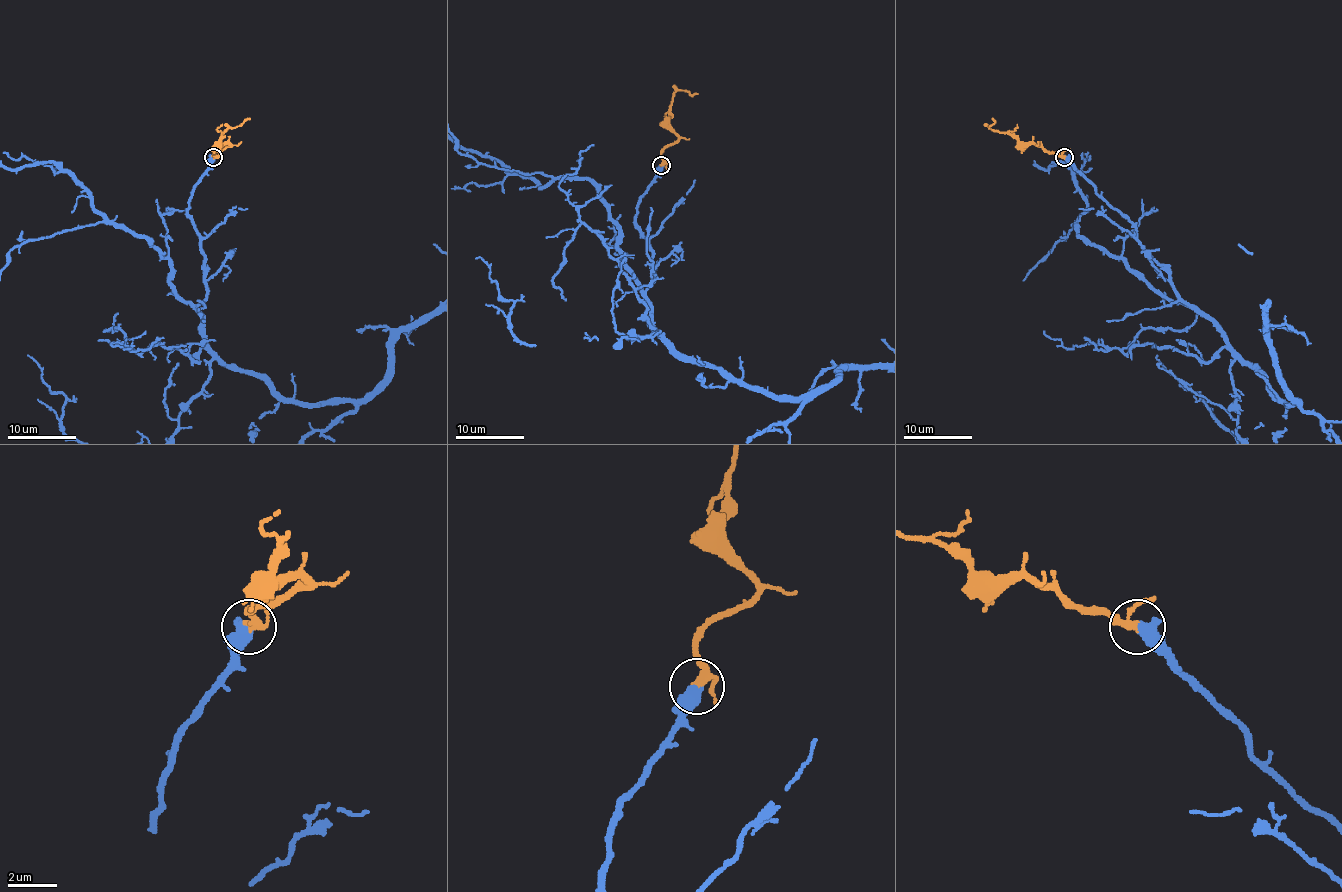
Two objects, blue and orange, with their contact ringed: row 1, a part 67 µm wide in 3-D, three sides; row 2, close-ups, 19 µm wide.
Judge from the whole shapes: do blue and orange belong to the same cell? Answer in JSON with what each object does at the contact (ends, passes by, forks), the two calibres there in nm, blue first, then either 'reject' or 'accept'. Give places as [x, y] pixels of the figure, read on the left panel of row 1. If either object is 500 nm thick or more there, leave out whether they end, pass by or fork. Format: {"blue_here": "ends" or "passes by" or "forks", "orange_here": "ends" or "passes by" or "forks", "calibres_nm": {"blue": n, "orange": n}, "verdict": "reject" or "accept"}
{"calibres_nm": {"blue": 600, "orange": 240}, "verdict": "accept"}

